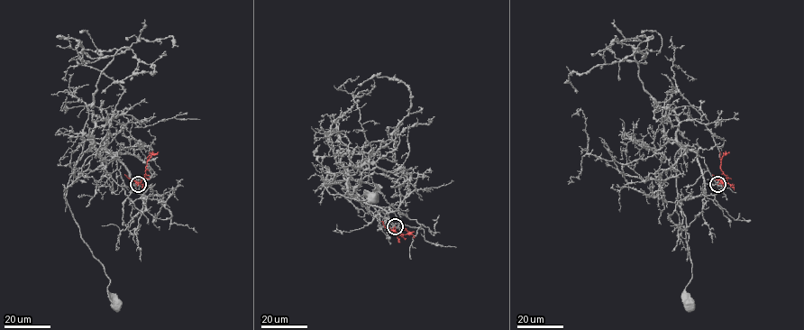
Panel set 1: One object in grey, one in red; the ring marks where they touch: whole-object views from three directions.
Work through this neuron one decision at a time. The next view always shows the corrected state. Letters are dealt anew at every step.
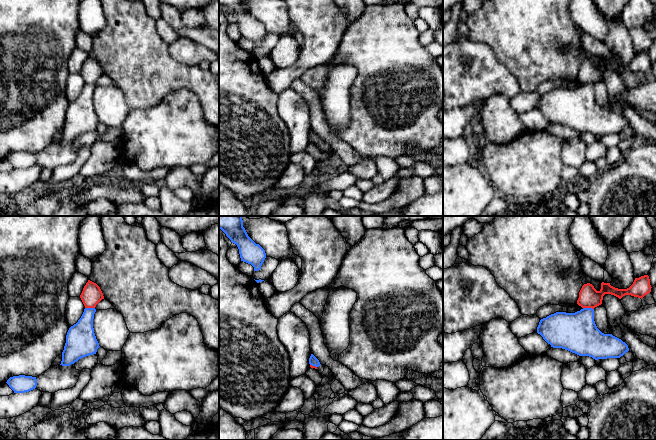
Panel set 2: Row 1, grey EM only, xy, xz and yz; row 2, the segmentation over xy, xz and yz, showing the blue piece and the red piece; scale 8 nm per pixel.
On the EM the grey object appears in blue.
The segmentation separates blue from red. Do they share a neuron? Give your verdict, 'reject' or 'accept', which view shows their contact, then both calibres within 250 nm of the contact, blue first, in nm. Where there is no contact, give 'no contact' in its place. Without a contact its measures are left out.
reject | yz | 320/170 nm

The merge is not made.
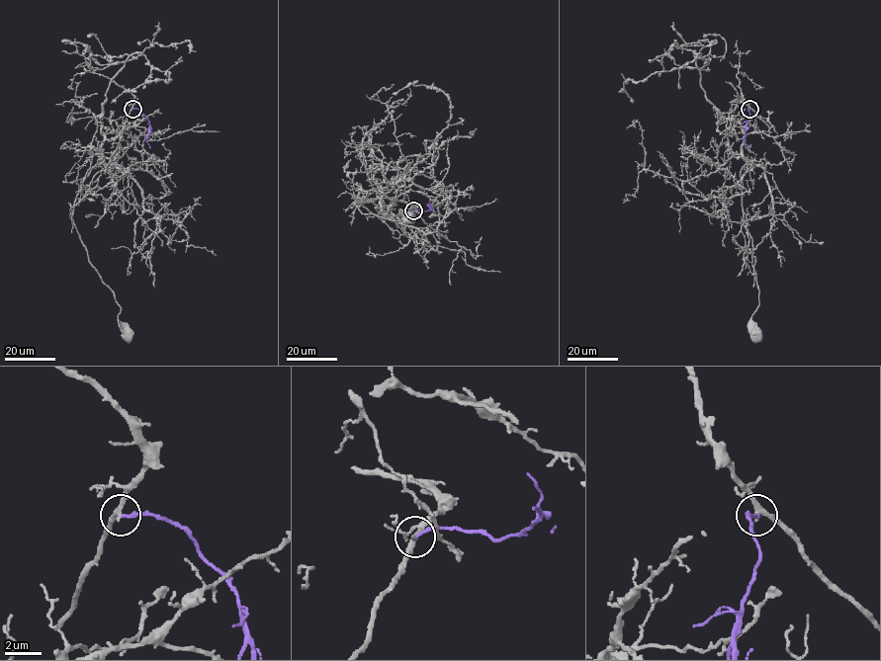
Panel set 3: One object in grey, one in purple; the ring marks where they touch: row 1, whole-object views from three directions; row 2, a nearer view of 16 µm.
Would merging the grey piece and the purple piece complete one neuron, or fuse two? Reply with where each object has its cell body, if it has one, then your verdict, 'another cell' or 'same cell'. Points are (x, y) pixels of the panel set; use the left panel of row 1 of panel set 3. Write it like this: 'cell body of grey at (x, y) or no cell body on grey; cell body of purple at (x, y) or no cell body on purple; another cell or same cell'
cell body of grey at (127, 335); no cell body on purple; another cell

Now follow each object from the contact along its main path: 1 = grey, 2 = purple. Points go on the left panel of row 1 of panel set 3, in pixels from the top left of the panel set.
1: (132, 109), (122, 131), (103, 138), (72, 216), (128, 335)
2: (132, 109), (139, 109), (148, 120), (146, 141), (150, 148)

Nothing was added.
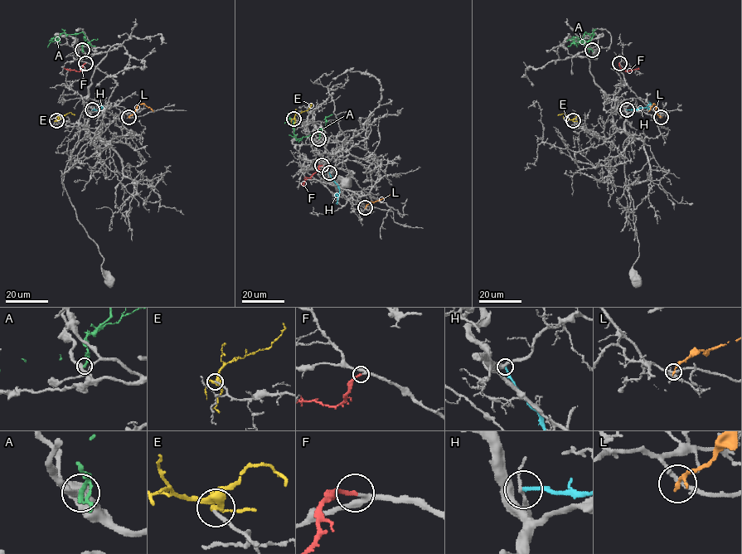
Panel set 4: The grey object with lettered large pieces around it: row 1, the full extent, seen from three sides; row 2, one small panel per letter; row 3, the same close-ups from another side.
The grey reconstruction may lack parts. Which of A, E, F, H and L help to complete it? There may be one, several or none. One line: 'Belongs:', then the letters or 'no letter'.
Belongs: E, F

